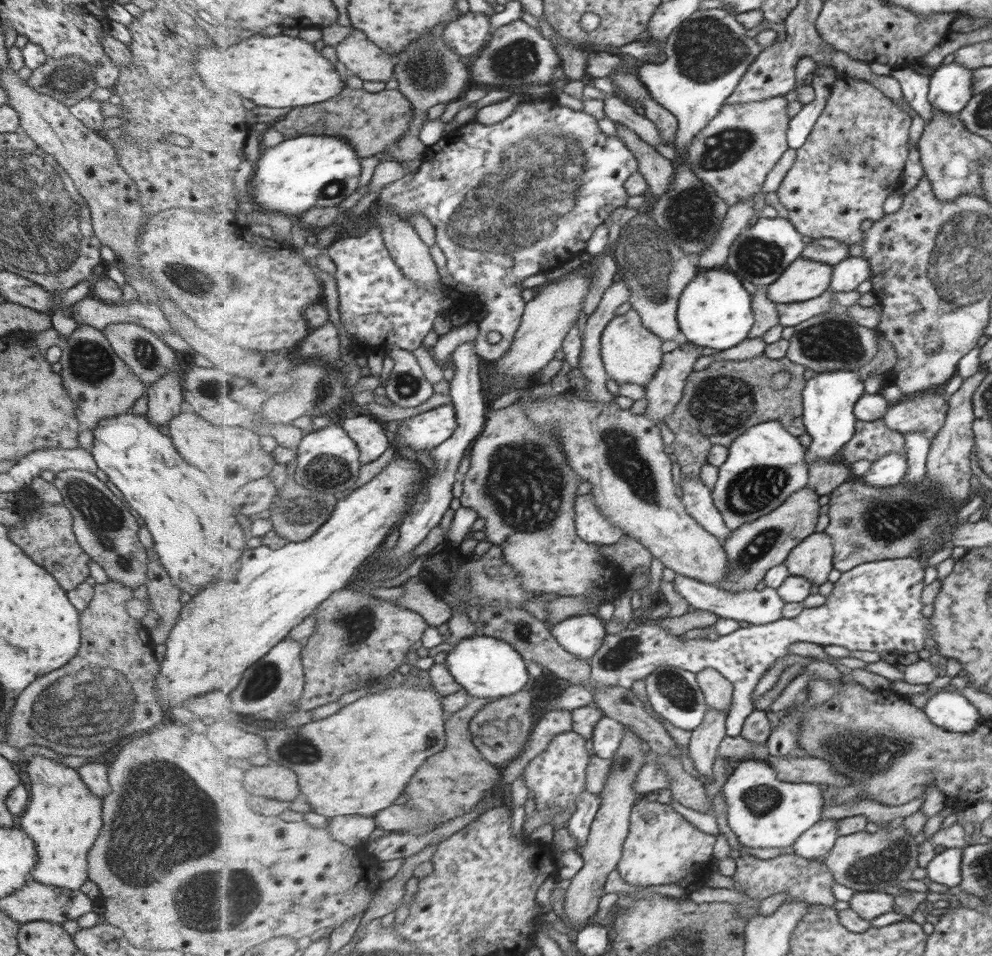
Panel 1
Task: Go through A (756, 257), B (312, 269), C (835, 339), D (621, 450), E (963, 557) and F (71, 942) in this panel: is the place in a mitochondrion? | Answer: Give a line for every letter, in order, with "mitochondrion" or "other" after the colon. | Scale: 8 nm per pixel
A: mitochondrion
B: other
C: mitochondrion
D: mitochondrion
E: other
F: other

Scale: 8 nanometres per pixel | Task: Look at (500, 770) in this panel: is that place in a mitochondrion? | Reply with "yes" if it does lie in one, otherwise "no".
no

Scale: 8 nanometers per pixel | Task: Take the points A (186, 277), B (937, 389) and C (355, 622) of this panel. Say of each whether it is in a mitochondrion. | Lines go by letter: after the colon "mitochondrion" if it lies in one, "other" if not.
A: mitochondrion
B: other
C: mitochondrion

